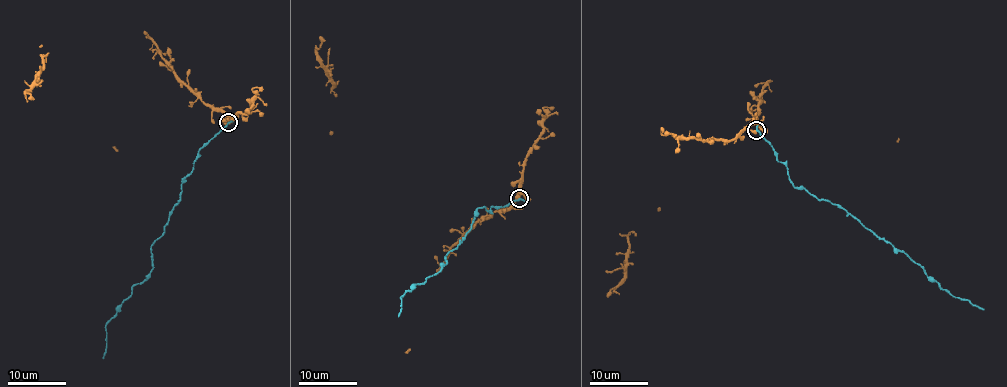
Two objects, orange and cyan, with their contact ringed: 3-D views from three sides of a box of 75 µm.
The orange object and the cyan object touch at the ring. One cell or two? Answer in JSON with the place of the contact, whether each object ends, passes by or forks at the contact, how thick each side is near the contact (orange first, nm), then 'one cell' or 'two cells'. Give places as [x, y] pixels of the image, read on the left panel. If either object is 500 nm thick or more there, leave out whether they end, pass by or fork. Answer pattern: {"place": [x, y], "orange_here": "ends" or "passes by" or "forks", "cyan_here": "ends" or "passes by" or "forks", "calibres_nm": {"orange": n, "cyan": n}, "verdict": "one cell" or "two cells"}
{"place": [228, 122], "orange_here": "ends", "cyan_here": "ends", "calibres_nm": {"orange": 460, "cyan": 280}, "verdict": "two cells"}

